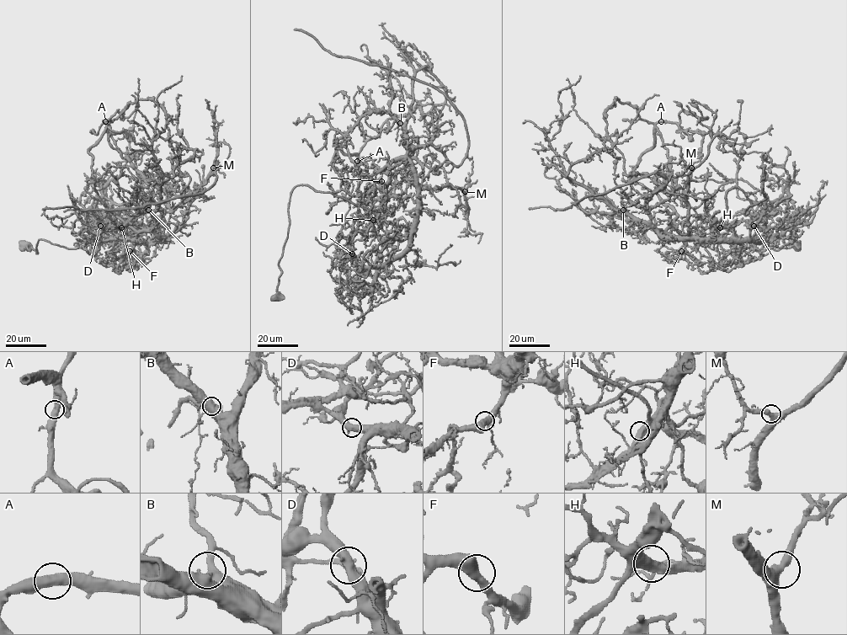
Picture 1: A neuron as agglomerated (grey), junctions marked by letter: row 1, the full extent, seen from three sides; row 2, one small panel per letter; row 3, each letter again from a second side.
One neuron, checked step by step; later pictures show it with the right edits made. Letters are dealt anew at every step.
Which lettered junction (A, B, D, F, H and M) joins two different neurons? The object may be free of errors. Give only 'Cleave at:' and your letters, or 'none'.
Cleave at: D

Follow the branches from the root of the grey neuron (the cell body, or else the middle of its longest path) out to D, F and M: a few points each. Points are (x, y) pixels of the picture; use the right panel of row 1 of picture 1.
D: (662, 231), (694, 238), (701, 230), (713, 225), (725, 227), (733, 223), (746, 221), (753, 226)
F: (662, 231), (676, 235), (684, 242), (685, 248), (681, 251)
M: (662, 231), (658, 231), (661, 235), (688, 235), (689, 204), (685, 194), (688, 175), (691, 168)

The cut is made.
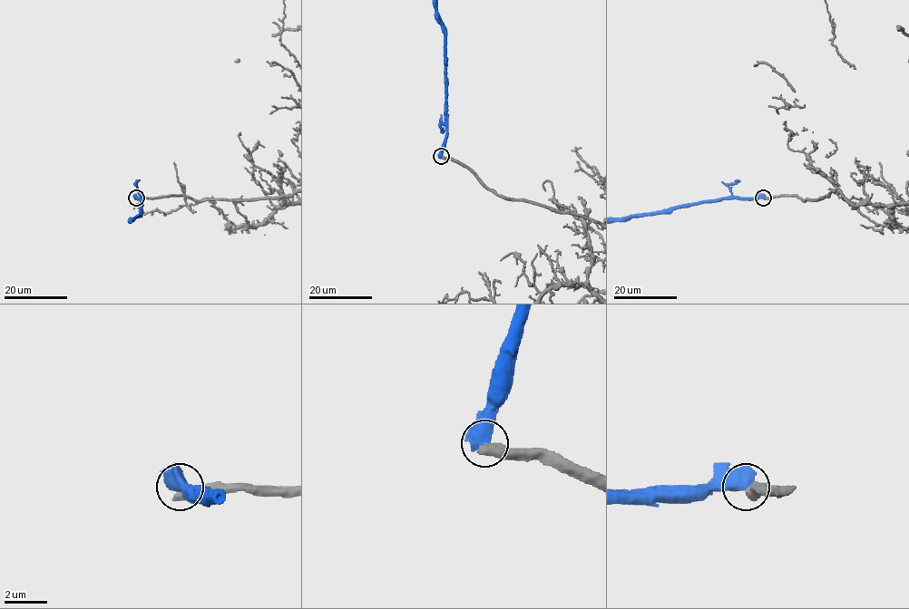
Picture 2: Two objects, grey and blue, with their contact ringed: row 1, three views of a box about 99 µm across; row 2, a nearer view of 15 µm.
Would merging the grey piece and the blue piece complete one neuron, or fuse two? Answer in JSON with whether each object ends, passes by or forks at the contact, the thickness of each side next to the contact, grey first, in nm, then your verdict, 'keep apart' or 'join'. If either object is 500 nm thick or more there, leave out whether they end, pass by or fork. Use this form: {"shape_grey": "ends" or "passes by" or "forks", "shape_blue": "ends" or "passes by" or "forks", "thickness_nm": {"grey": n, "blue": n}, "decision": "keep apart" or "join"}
{"thickness_nm": {"grey": 500, "blue": 550}, "decision": "keep apart"}

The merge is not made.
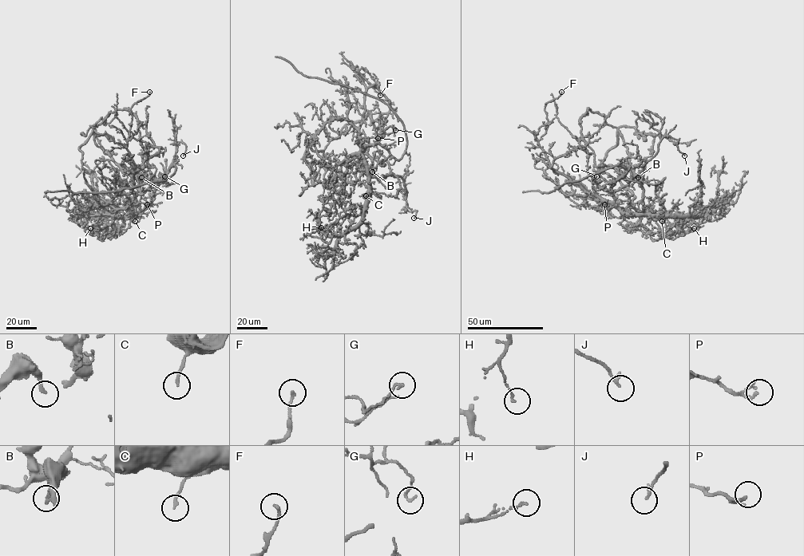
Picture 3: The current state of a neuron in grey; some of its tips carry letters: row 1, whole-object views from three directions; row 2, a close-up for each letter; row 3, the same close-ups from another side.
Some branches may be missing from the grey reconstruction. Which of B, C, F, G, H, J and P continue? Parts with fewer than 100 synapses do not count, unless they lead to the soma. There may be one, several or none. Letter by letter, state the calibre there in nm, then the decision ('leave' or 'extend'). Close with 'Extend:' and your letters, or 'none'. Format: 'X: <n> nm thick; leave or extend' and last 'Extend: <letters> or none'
B: 190 nm thick; leave
C: 140 nm thick; leave
F: 150 nm thick; leave
G: 130 nm thick; leave
H: 110 nm thick; leave
J: 150 nm thick; leave
P: 180 nm thick; leave
Extend: none

